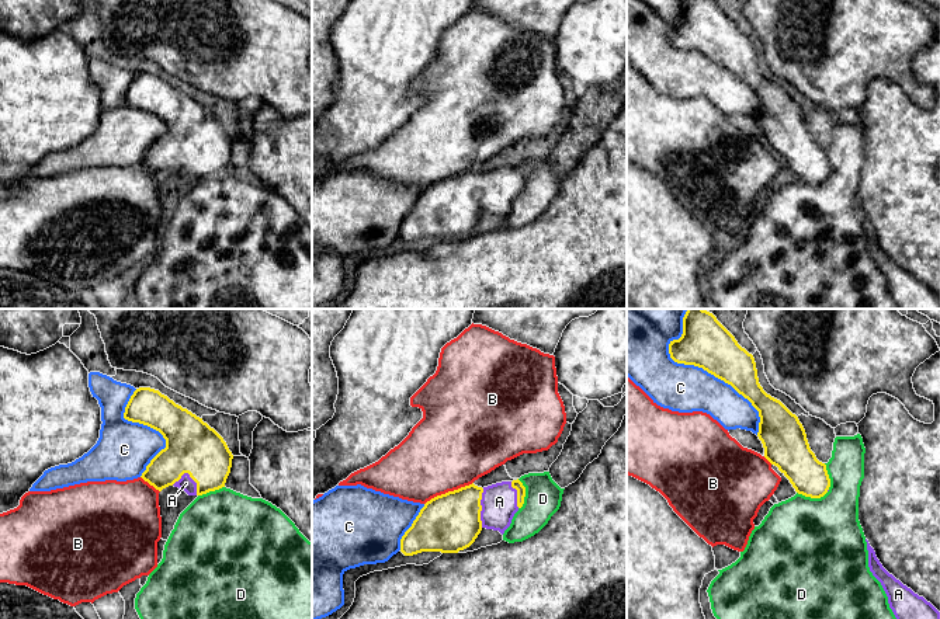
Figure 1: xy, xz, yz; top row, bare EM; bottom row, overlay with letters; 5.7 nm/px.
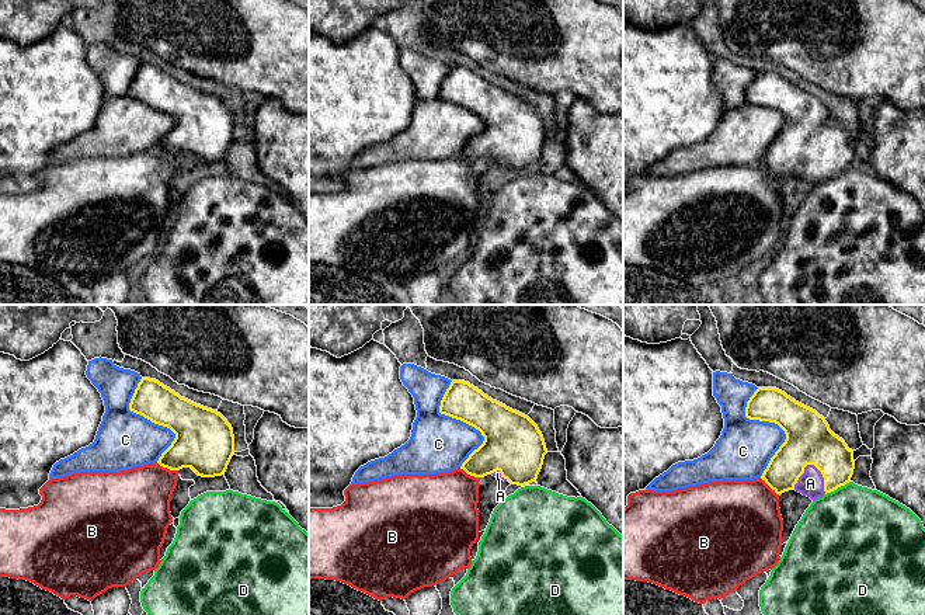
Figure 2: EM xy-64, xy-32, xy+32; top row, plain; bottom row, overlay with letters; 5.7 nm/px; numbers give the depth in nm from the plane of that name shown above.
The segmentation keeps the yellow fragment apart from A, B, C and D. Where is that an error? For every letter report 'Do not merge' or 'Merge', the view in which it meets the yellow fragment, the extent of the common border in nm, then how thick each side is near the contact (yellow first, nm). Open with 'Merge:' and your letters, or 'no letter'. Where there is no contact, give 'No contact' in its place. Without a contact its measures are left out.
Merge: A
A: Merge. Touches yellow in xy. Shared border 160 nm. Thickness 300 nm (yellow) against 90 nm
B: Do not merge. Touches yellow in xz. Shared border 300 nm. Thickness 340 nm (yellow) against 460 nm
C: Do not merge. Touches yellow in yz. Shared border 800 nm. Thickness 280 nm (yellow) against 280 nm
D: Do not merge. Touches yellow in xz. Shared border 180 nm. Thickness 60 nm (yellow) against 220 nm

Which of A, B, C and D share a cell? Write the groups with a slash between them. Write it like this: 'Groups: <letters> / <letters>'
Groups: A / B / C / D

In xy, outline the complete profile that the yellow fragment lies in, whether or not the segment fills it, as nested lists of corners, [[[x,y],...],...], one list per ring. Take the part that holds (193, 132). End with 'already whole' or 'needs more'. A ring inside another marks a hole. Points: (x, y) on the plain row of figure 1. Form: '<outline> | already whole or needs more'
[[[150,73],[133,77],[124,104],[156,115],[166,125],[166,133],[141,161],[156,175],[174,171],[188,181],[202,181],[225,173],[233,140],[202,104]]] | needs more

